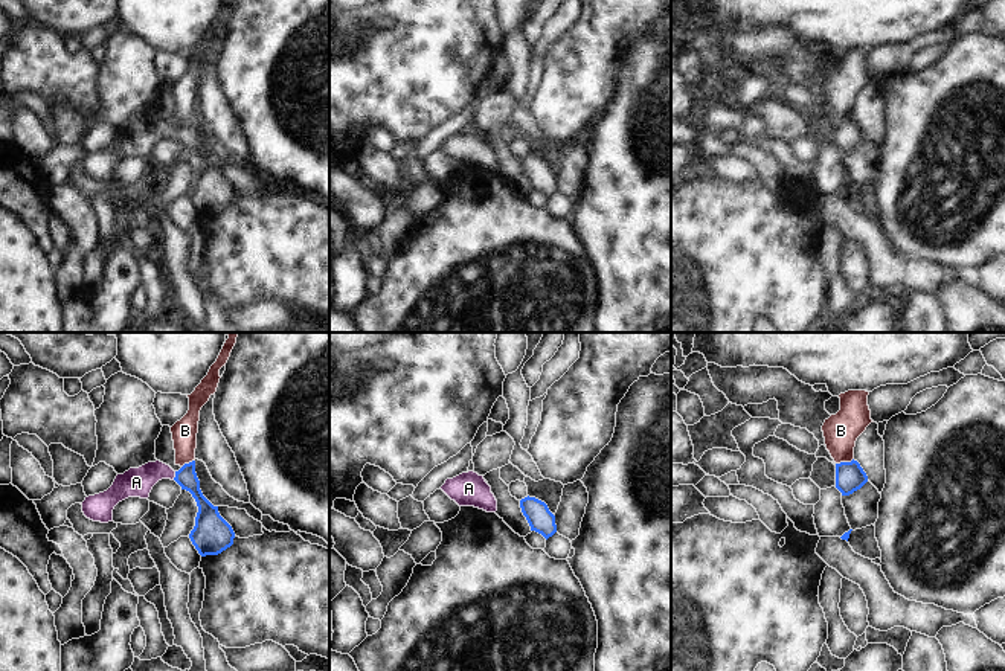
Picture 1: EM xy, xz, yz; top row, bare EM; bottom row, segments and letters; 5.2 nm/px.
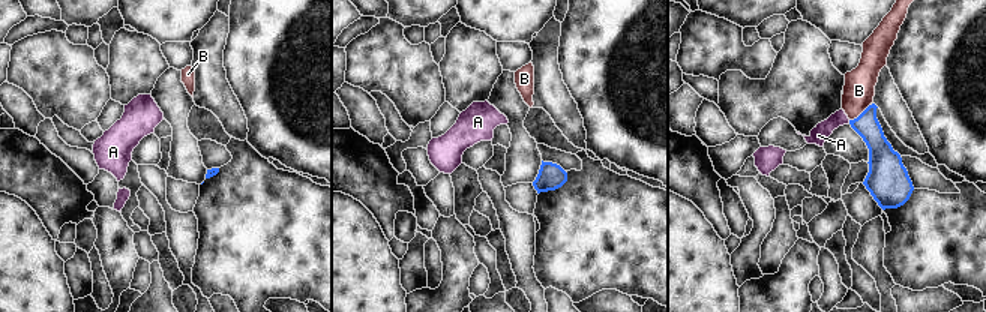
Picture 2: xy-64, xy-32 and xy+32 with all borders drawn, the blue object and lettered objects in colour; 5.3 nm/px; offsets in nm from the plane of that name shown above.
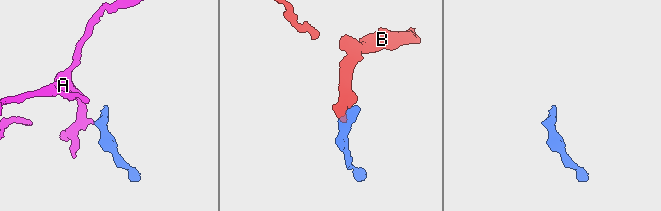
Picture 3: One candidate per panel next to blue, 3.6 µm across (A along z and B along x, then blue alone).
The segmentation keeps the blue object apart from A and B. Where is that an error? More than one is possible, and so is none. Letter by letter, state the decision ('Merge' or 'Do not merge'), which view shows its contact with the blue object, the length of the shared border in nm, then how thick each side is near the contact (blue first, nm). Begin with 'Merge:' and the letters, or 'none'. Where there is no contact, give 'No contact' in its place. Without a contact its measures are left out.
Merge: A
A: Merge. Touches blue in xy. Shared border 50 nm. Thickness 110 nm (blue) against 160 nm
B: Do not merge. Touches blue in yz. Shared border 100 nm. Thickness 160 nm (blue) against 190 nm.

